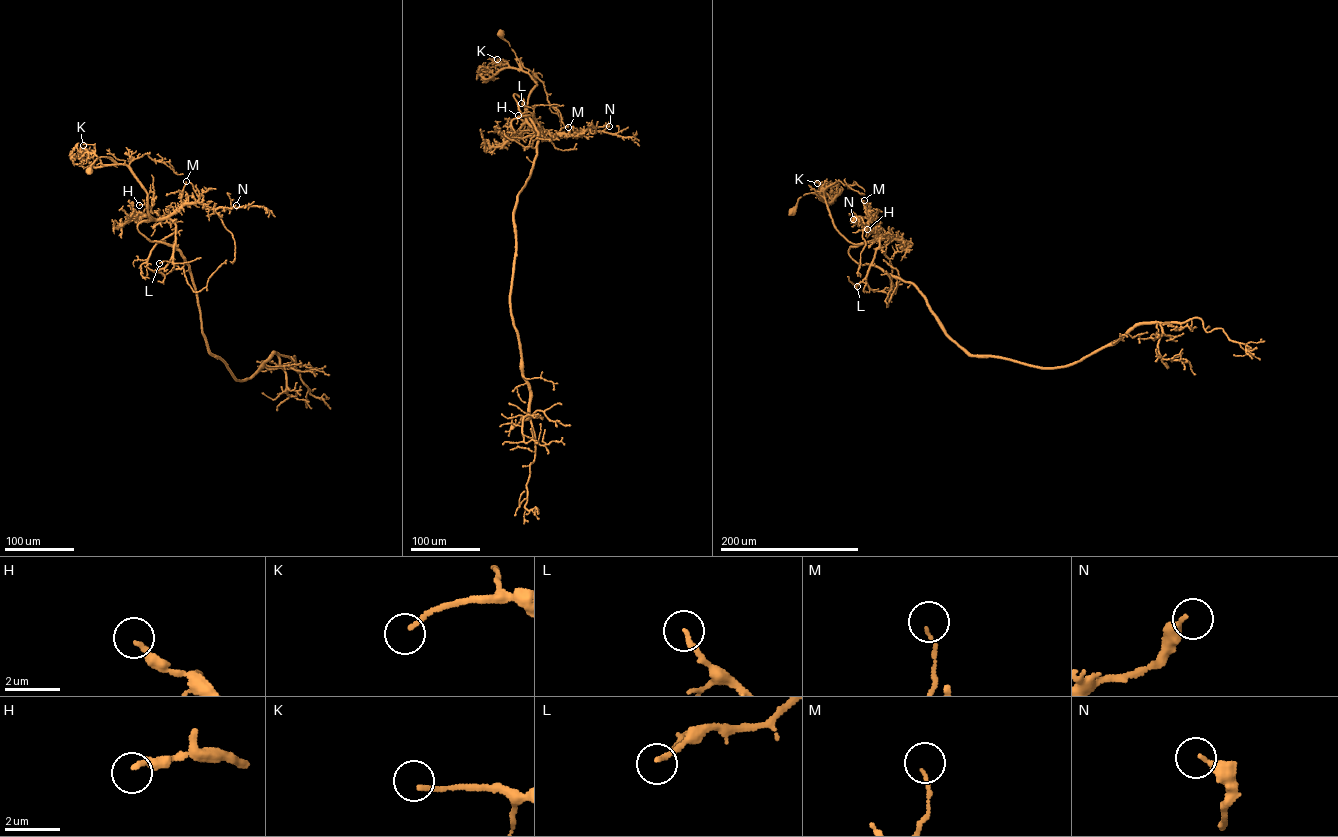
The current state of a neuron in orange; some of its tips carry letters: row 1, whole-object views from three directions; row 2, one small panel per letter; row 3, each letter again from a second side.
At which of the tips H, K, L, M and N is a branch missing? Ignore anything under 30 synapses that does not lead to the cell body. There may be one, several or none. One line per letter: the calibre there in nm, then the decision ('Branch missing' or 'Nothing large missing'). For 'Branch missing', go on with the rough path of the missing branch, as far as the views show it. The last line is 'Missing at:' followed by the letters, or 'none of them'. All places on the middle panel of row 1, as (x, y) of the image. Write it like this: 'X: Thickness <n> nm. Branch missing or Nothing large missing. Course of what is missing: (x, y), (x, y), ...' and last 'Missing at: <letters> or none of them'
H: Thickness 240 nm. Nothing large missing
K: Thickness 160 nm. Branch missing
L: Thickness 170 nm. Nothing large missing
M: Thickness 110 nm. Nothing large missing
N: Thickness 220 nm. Nothing large missing
Missing at: K

